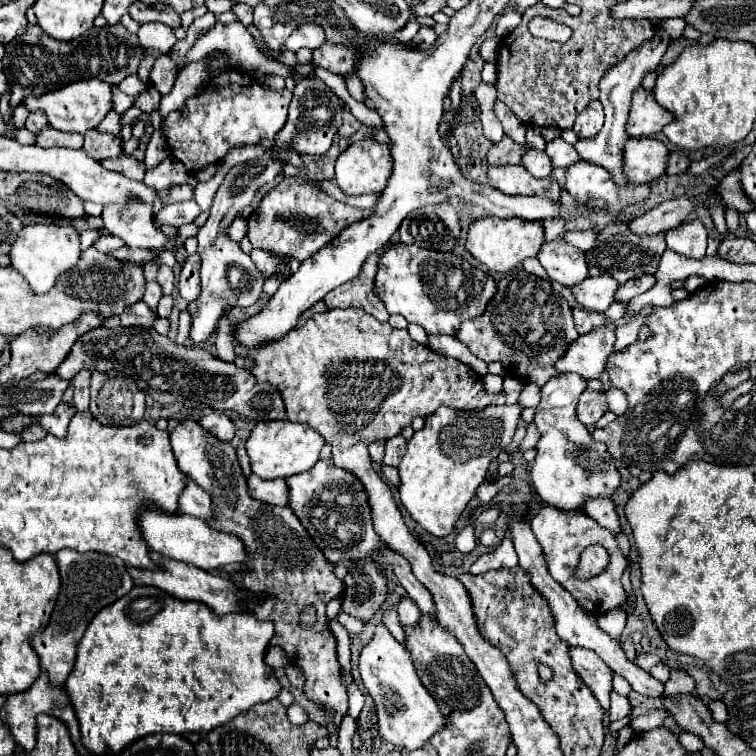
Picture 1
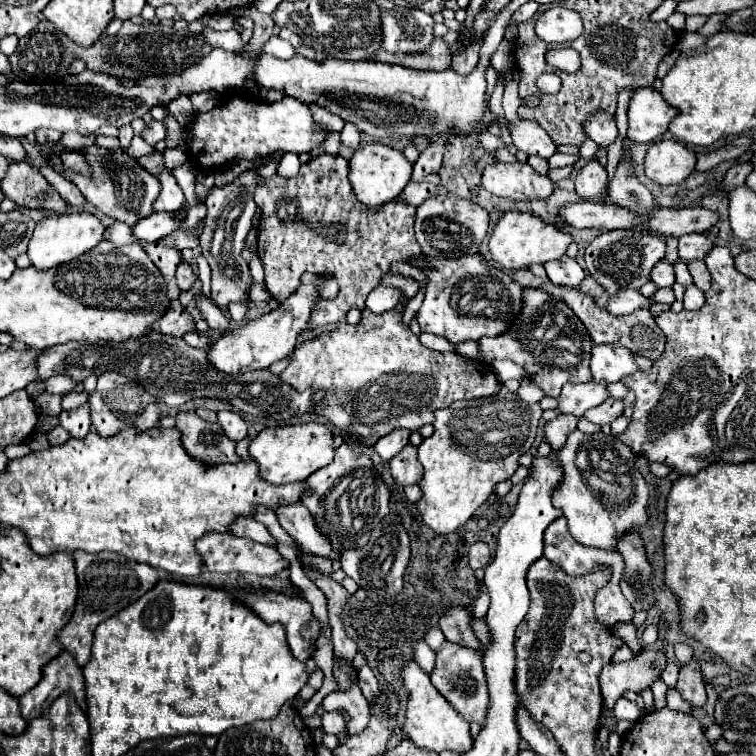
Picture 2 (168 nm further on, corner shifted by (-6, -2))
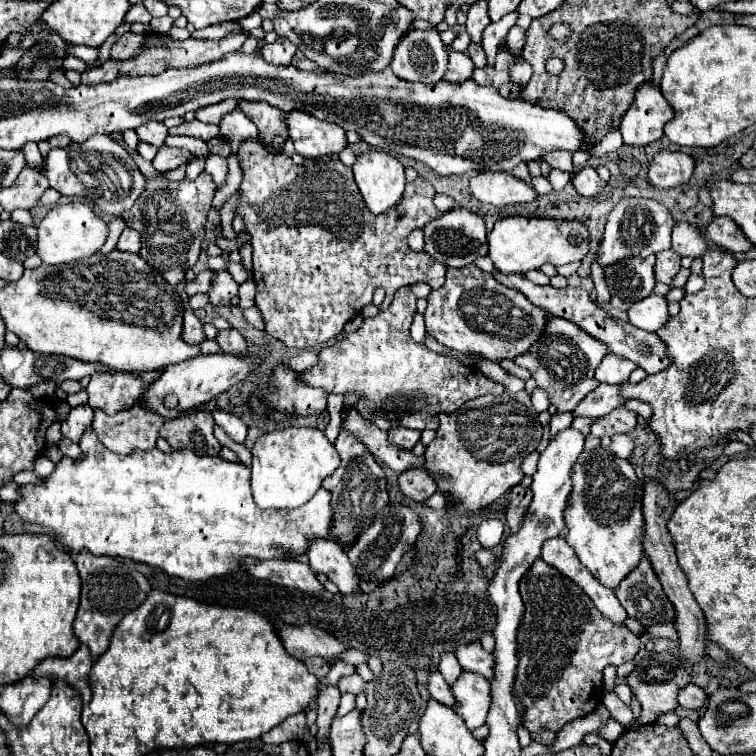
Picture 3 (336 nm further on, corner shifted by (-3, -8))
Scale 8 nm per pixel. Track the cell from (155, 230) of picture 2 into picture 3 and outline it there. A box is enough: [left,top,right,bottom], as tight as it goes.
[117,227,139,253]

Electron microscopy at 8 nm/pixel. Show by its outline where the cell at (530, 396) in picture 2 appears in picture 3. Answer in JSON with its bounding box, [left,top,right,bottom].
[531,389,549,413]

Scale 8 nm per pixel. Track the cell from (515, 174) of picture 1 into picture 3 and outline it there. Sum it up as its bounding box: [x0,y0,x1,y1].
[469,171,537,207]

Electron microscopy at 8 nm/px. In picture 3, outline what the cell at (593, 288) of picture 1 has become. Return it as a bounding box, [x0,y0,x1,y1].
[627,295,669,331]

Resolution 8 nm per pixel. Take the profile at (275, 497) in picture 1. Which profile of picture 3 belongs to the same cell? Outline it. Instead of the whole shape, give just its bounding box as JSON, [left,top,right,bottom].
[307,539,359,593]

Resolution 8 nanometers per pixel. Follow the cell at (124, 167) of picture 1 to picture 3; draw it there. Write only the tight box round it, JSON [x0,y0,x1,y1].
[153,147,189,171]

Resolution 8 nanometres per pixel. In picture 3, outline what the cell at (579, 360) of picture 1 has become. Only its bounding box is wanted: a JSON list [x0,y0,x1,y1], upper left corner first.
[595,353,637,383]

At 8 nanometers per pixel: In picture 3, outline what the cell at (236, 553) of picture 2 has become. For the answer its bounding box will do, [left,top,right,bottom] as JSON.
[247,561,323,591]

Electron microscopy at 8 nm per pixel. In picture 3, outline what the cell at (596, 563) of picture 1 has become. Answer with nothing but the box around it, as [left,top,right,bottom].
[515,559,639,745]

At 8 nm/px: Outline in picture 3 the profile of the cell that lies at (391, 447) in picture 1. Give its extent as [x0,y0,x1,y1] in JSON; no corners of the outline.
[399,469,437,503]

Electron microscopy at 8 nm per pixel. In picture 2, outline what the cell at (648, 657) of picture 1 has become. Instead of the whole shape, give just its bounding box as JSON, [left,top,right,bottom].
[662,663,678,689]

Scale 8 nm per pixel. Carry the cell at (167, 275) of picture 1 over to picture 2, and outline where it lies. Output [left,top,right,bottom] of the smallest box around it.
[176,261,196,291]

